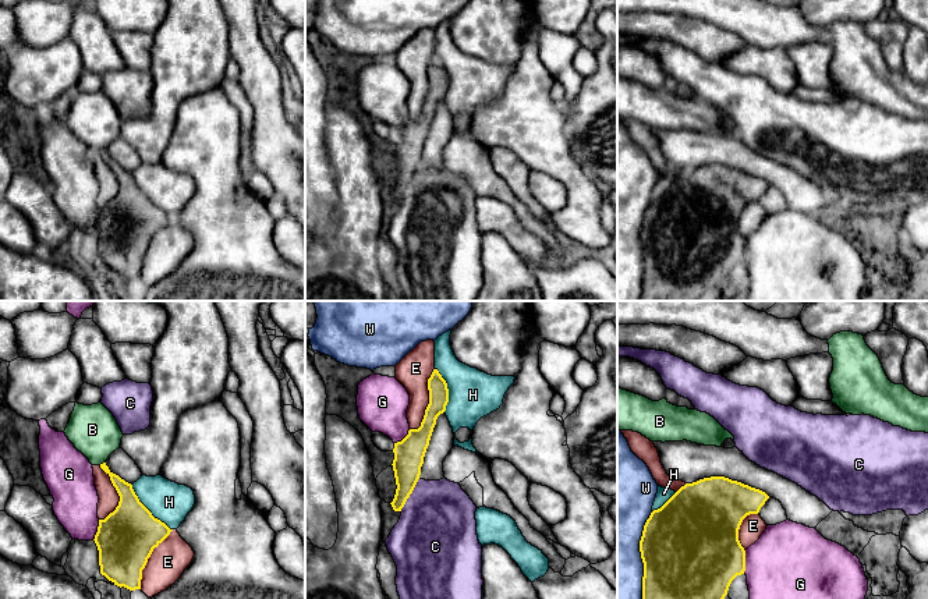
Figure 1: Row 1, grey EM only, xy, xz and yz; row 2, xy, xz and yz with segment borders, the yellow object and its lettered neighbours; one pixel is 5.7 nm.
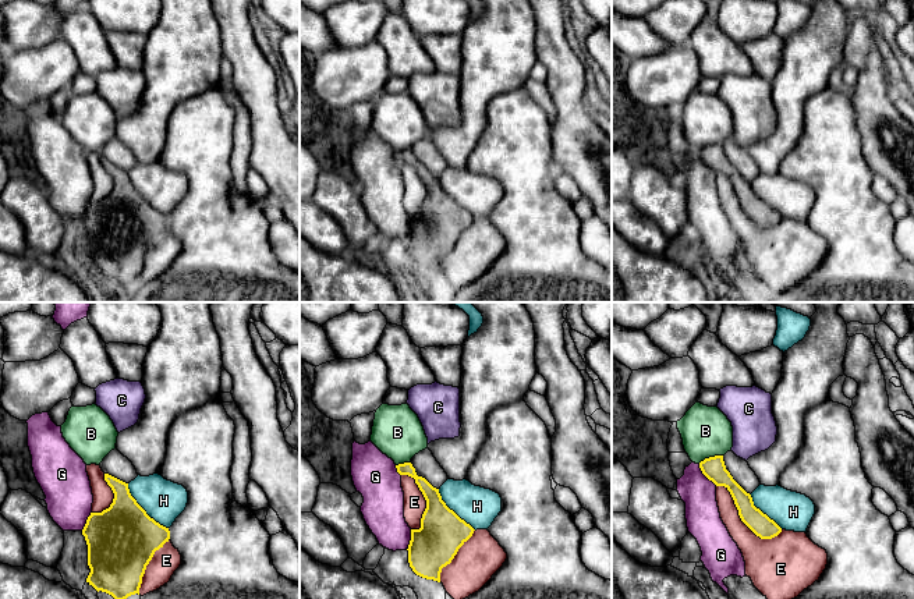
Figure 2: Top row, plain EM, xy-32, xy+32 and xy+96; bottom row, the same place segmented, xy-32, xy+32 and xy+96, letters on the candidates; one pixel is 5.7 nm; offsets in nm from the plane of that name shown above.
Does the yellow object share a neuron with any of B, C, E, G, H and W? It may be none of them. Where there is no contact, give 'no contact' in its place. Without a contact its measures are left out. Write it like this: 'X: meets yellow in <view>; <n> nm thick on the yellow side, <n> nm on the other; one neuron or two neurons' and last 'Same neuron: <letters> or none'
B: meets yellow in xy; 100 nm thick on the yellow side, 280 nm on the other; two neurons
C: meets yellow in xz; 180 nm thick on the yellow side, 440 nm on the other; two neurons
E: meets yellow in xz; 140 nm thick on the yellow side, 190 nm on the other; two neurons
G: meets yellow in yz; 460 nm thick on the yellow side, 480 nm on the other; two neurons
H: meets yellow in xy; 340 nm thick on the yellow side, 240 nm on the other; two neurons
W: meets yellow in yz; 500 nm thick on the yellow side, 300 nm on the other; two neurons
Same neuron: none

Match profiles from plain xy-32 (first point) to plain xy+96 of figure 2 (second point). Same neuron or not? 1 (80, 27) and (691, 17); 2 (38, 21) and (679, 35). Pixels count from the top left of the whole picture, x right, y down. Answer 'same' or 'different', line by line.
1: different
2: same

